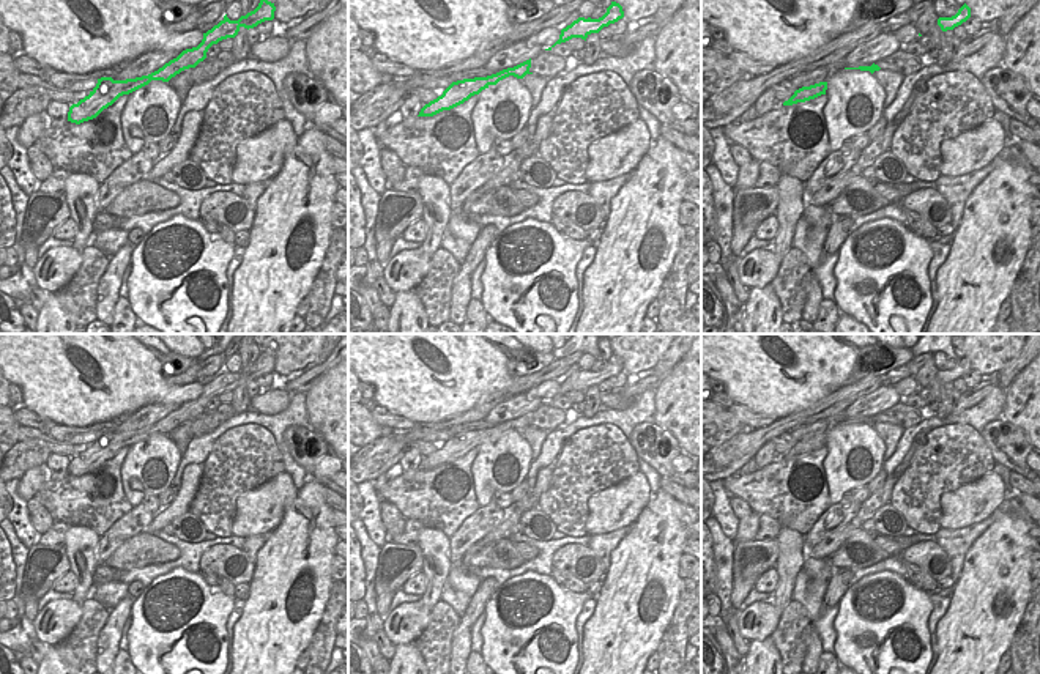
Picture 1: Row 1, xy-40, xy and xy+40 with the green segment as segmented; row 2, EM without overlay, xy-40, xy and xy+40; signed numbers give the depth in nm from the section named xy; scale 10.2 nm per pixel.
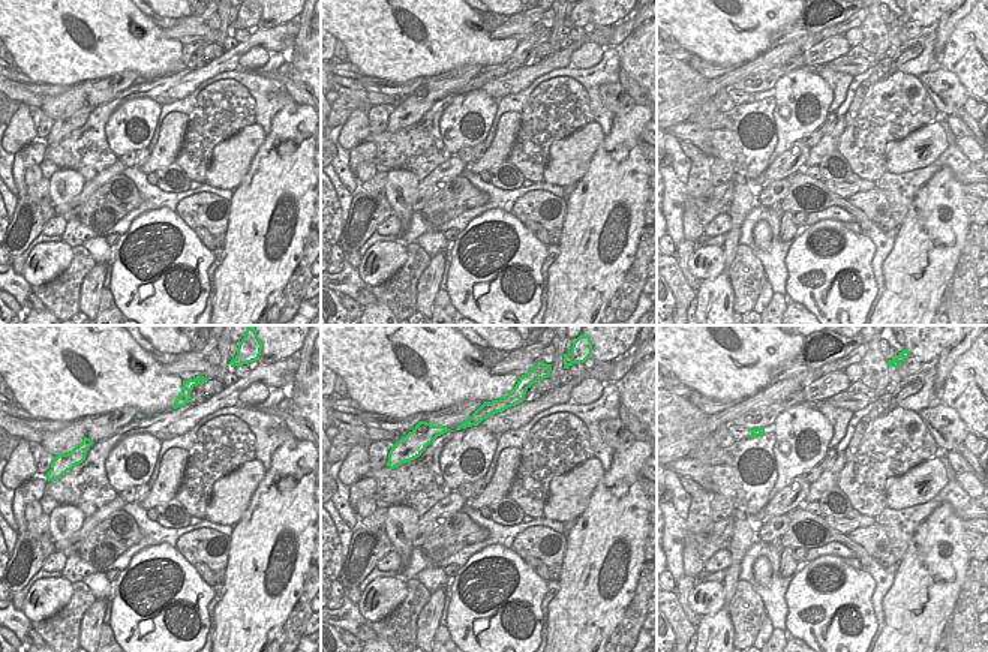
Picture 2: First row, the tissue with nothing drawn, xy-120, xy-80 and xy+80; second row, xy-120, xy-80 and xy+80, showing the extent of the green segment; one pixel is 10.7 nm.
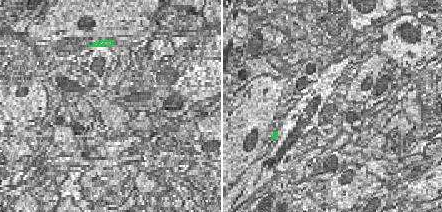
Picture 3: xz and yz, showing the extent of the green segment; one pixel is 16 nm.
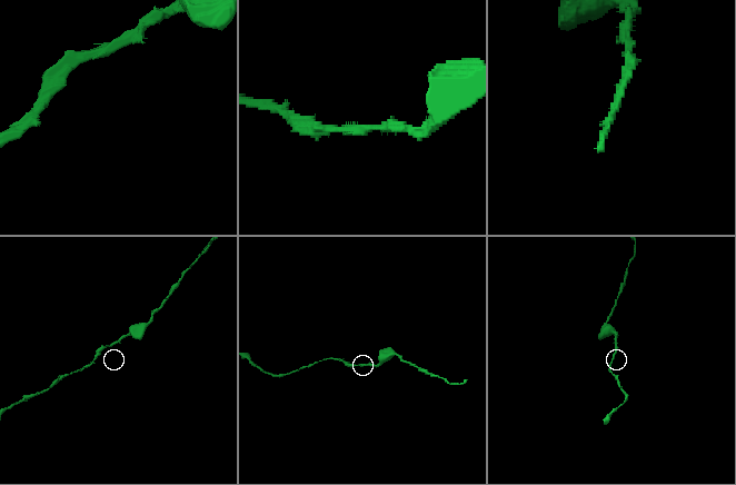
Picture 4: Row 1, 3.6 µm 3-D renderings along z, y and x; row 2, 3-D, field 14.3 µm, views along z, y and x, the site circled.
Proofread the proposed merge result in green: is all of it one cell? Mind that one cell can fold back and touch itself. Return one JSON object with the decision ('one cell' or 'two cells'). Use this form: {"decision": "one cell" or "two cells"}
{"decision": "one cell"}

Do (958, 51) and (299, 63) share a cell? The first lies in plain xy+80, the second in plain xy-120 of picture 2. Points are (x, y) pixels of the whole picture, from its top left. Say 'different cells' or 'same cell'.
same cell

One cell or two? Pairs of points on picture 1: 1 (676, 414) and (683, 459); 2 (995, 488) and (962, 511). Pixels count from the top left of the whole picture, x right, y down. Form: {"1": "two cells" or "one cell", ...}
{"1": "two cells", "2": "one cell"}

